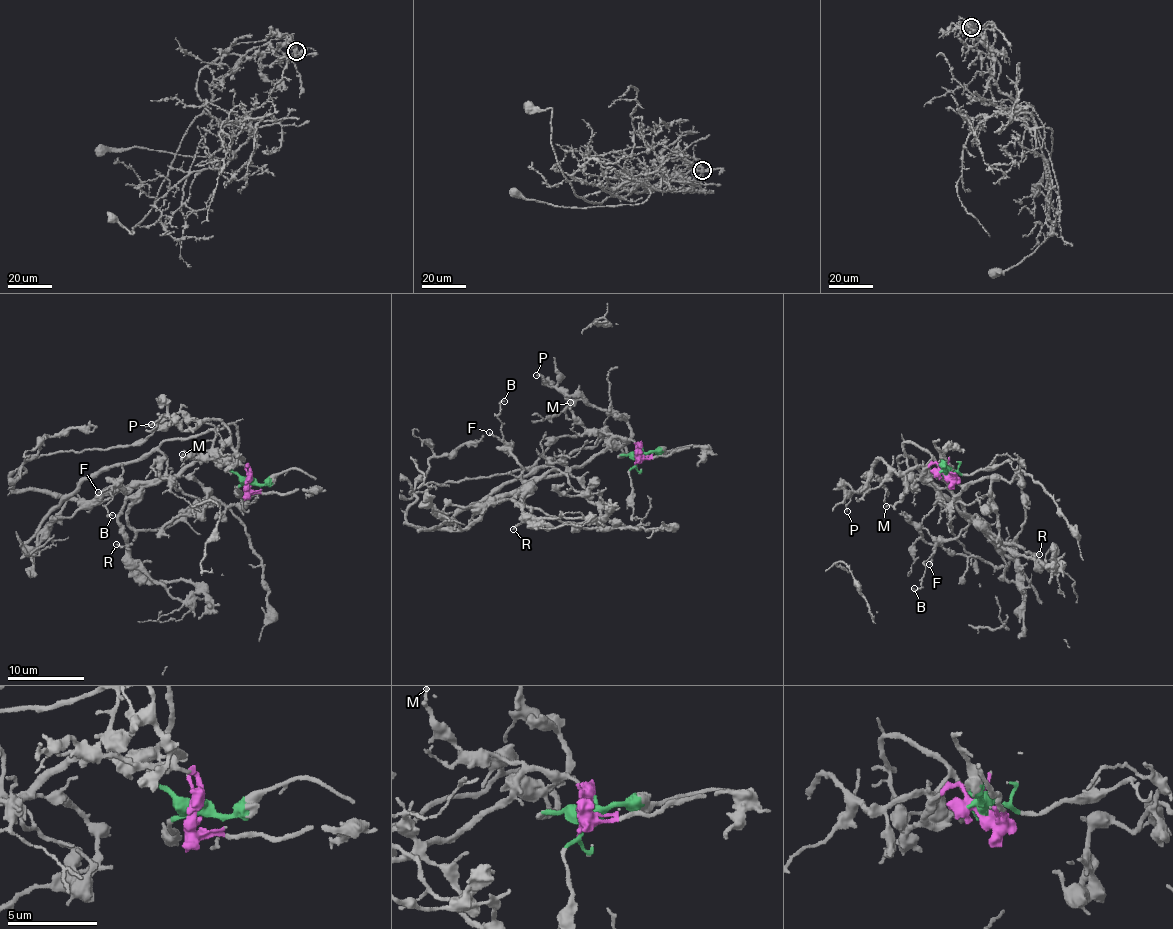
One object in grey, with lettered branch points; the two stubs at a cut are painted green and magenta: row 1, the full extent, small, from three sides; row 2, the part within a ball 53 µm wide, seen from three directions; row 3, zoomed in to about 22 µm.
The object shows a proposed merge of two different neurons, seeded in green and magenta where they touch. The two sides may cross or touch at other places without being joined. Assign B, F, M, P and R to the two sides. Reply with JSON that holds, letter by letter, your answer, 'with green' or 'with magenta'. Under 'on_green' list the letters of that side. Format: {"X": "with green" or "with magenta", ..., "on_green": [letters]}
{"B": "with magenta", "F": "with magenta", "M": "with magenta", "P": "with magenta", "R": "with green", "on_green": ["R"]}

